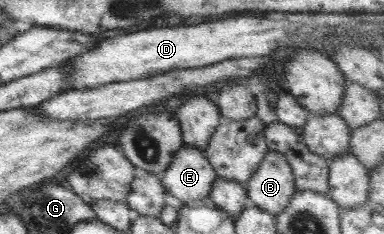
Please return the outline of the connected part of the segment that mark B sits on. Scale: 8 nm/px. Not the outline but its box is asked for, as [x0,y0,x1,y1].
[245,151,296,216]

